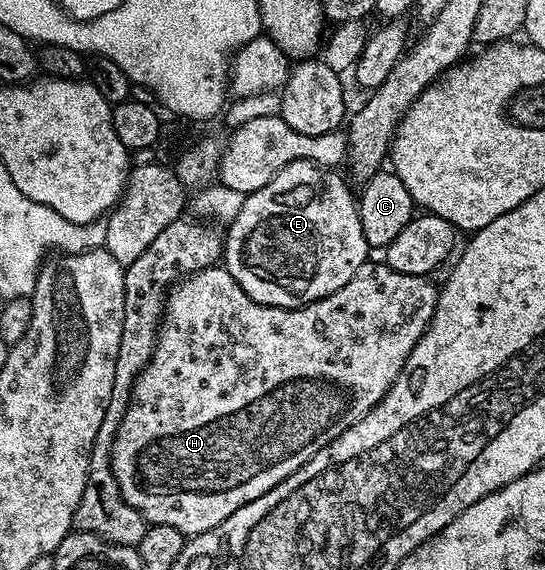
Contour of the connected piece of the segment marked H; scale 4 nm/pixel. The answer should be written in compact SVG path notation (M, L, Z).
M220 264L208 266L204 270L195 270L193 274L181 277L168 292L168 300L164 304L164 317L156 336L156 350L136 378L132 389L132 402L126 408L126 416L118 428L116 439L112 441L112 474L126 504L130 504L139 514L145 515L151 525L178 528L178 532L185 536L201 534L222 524L222 520L238 512L238 508L270 492L270 488L274 488L279 482L286 480L286 476L290 476L302 464L306 464L314 453L314 447L325 437L323 434L327 430L335 431L345 421L343 418L347 414L362 416L367 410L375 408L388 395L388 389L394 384L397 376L404 371L404 365L414 344L418 344L434 316L438 297L437 283L428 282L432 280L427 277L403 274L392 270L386 264L379 265L369 265L363 272L352 277L345 286L338 288L338 292L319 298L309 306L300 306L297 310L263 306L250 300L250 296L242 292L238 280L234 280L234 276L230 276L230 272Z

